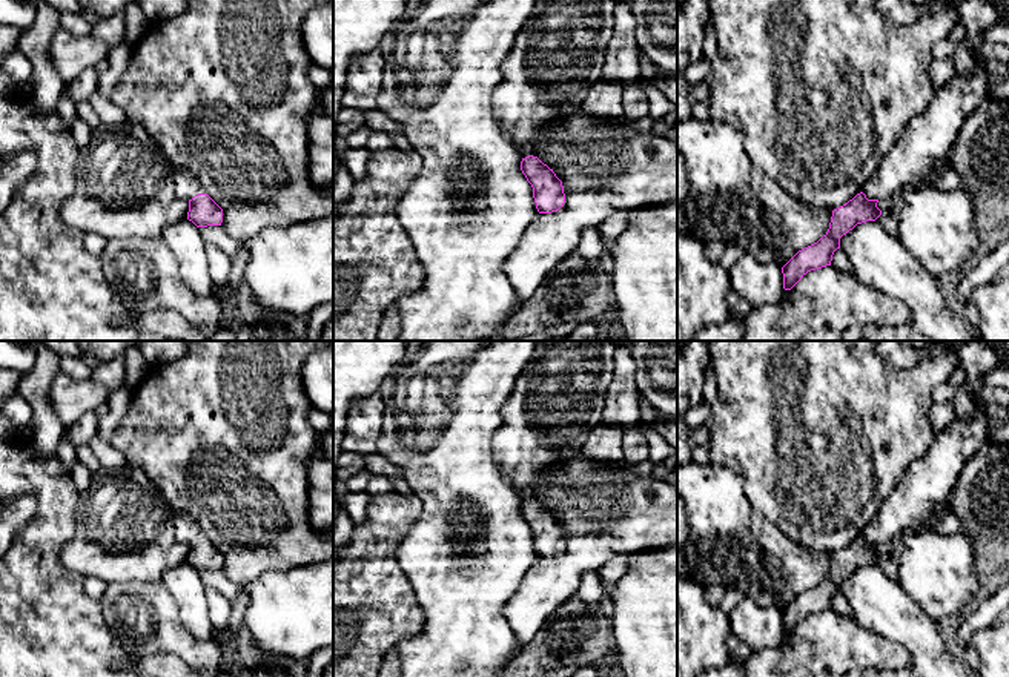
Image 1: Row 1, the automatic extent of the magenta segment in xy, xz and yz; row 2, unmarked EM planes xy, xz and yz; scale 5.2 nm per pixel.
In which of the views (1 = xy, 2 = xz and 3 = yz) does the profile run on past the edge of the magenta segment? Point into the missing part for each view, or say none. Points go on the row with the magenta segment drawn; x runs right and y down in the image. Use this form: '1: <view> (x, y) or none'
1: xy (186, 184)
2: none
3: yz (928, 140)

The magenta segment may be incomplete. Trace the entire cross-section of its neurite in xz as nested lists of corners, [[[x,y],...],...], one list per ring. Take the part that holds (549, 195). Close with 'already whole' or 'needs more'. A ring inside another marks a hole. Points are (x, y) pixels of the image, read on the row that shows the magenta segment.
[[[528,155],[522,158],[521,170],[533,187],[533,198],[539,213],[551,213],[564,206],[564,186],[553,169],[538,157]]]; already whole

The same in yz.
[[[975,49],[974,63],[972,75],[955,74],[949,84],[937,89],[929,109],[909,121],[863,190],[832,210],[828,232],[782,267],[785,290],[791,290],[808,272],[831,266],[834,252],[840,249],[840,238],[857,224],[875,221],[882,215],[877,203],[885,198],[886,189],[892,193],[903,187],[914,189],[938,172],[941,161],[952,157],[963,124],[987,97],[991,86],[986,69],[989,61]]]; needs more

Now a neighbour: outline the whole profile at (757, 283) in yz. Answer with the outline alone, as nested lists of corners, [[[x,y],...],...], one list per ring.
[[[745,253],[728,273],[729,289],[754,305],[777,304],[783,296],[780,264],[765,264],[751,253]]]

